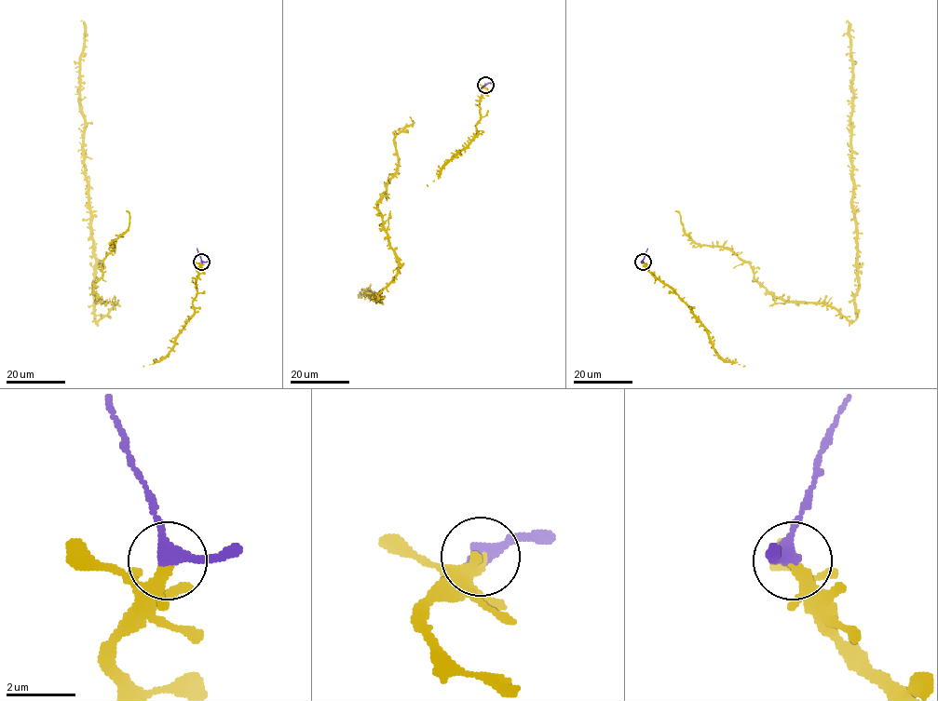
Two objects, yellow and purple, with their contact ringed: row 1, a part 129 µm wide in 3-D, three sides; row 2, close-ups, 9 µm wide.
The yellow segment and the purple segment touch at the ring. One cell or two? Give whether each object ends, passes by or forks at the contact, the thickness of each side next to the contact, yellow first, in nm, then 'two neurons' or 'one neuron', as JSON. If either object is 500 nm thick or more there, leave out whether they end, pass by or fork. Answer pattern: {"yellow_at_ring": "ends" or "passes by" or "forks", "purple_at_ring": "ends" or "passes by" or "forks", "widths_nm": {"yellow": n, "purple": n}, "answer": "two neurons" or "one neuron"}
{"yellow_at_ring": "passes by", "purple_at_ring": "passes by", "widths_nm": {"yellow": 280, "purple": 340}, "answer": "one neuron"}

